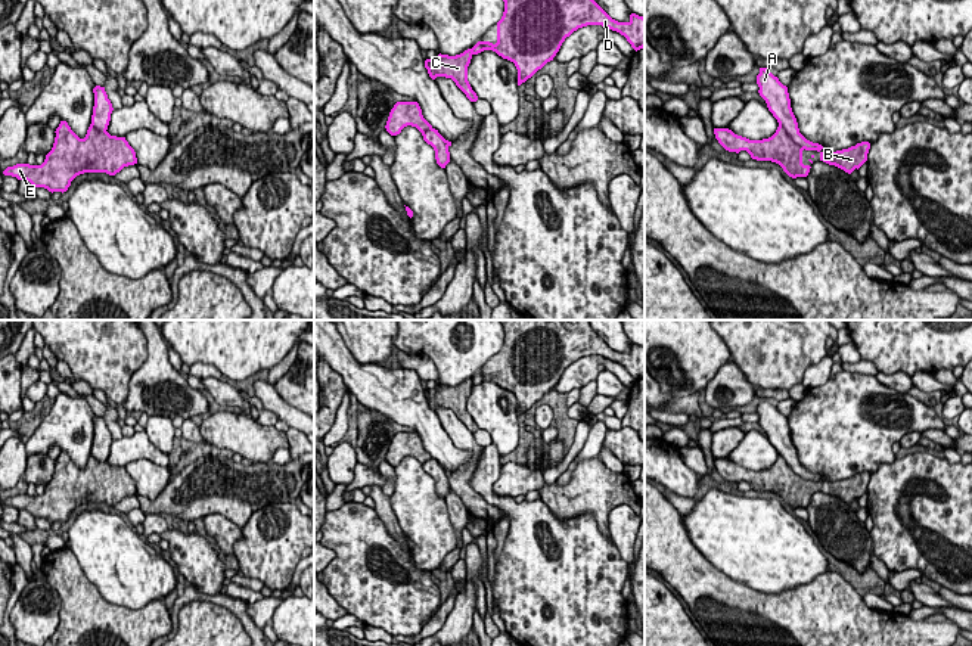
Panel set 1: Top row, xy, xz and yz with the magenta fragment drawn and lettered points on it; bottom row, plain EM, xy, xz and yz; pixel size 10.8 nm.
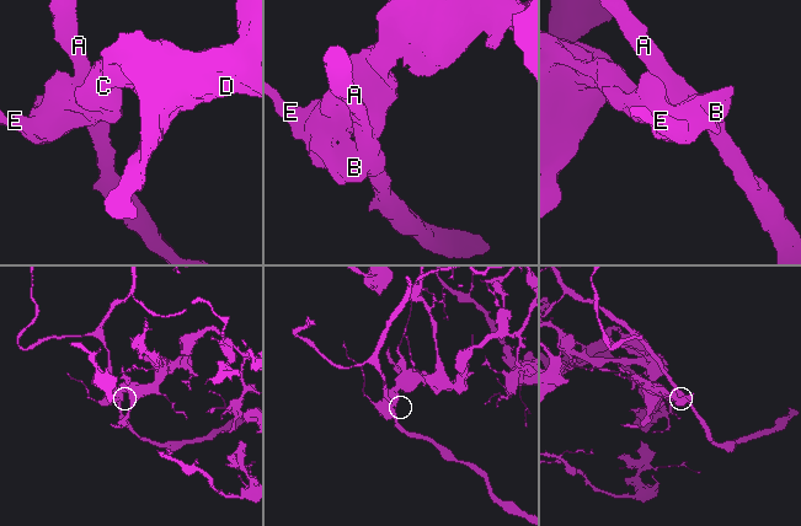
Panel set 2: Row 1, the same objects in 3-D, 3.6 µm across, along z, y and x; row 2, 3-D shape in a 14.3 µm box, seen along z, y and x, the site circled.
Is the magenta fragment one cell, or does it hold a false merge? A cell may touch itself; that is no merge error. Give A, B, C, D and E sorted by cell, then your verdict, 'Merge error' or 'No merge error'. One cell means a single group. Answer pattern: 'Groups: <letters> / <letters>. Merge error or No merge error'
Groups: A B C D E. No merge error

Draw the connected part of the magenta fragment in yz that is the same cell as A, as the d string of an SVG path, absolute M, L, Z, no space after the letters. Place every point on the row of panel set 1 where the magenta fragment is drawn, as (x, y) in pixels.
M760 68L757 75L758 93L766 100L768 111L777 119L776 133L763 140L749 140L735 134L729 128L714 128L715 139L729 152L746 150L752 159L771 161L779 164L792 177L807 177L810 165L802 164L802 150L817 150L820 161L835 165L851 174L866 161L870 149L869 142L857 143L848 149L823 152L823 146L807 140L798 128L796 118L791 108L788 87L783 86L767 68Z

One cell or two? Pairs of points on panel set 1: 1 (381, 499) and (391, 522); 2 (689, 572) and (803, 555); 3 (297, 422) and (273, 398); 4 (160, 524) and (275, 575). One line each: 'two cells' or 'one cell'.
1: one cell
2: two cells
3: one cell
4: two cells

